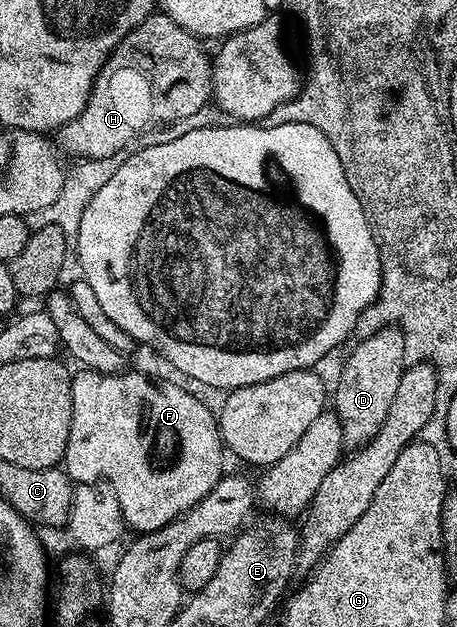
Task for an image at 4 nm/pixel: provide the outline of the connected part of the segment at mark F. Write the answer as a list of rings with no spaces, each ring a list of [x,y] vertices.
[[[87,369],[77,370],[72,375],[72,420],[70,421],[70,441],[66,445],[64,454],[63,470],[67,471],[73,484],[94,483],[103,481],[109,483],[118,497],[118,505],[122,509],[122,517],[129,528],[133,527],[133,532],[147,533],[150,531],[160,531],[168,523],[174,523],[181,515],[187,513],[191,507],[198,505],[210,489],[225,474],[224,455],[226,448],[220,438],[220,424],[217,416],[199,399],[196,395],[191,395],[184,387],[179,387],[176,383],[155,383],[152,379],[147,379],[144,375],[139,375],[131,369],[125,370],[119,375],[103,375],[97,371]]]

